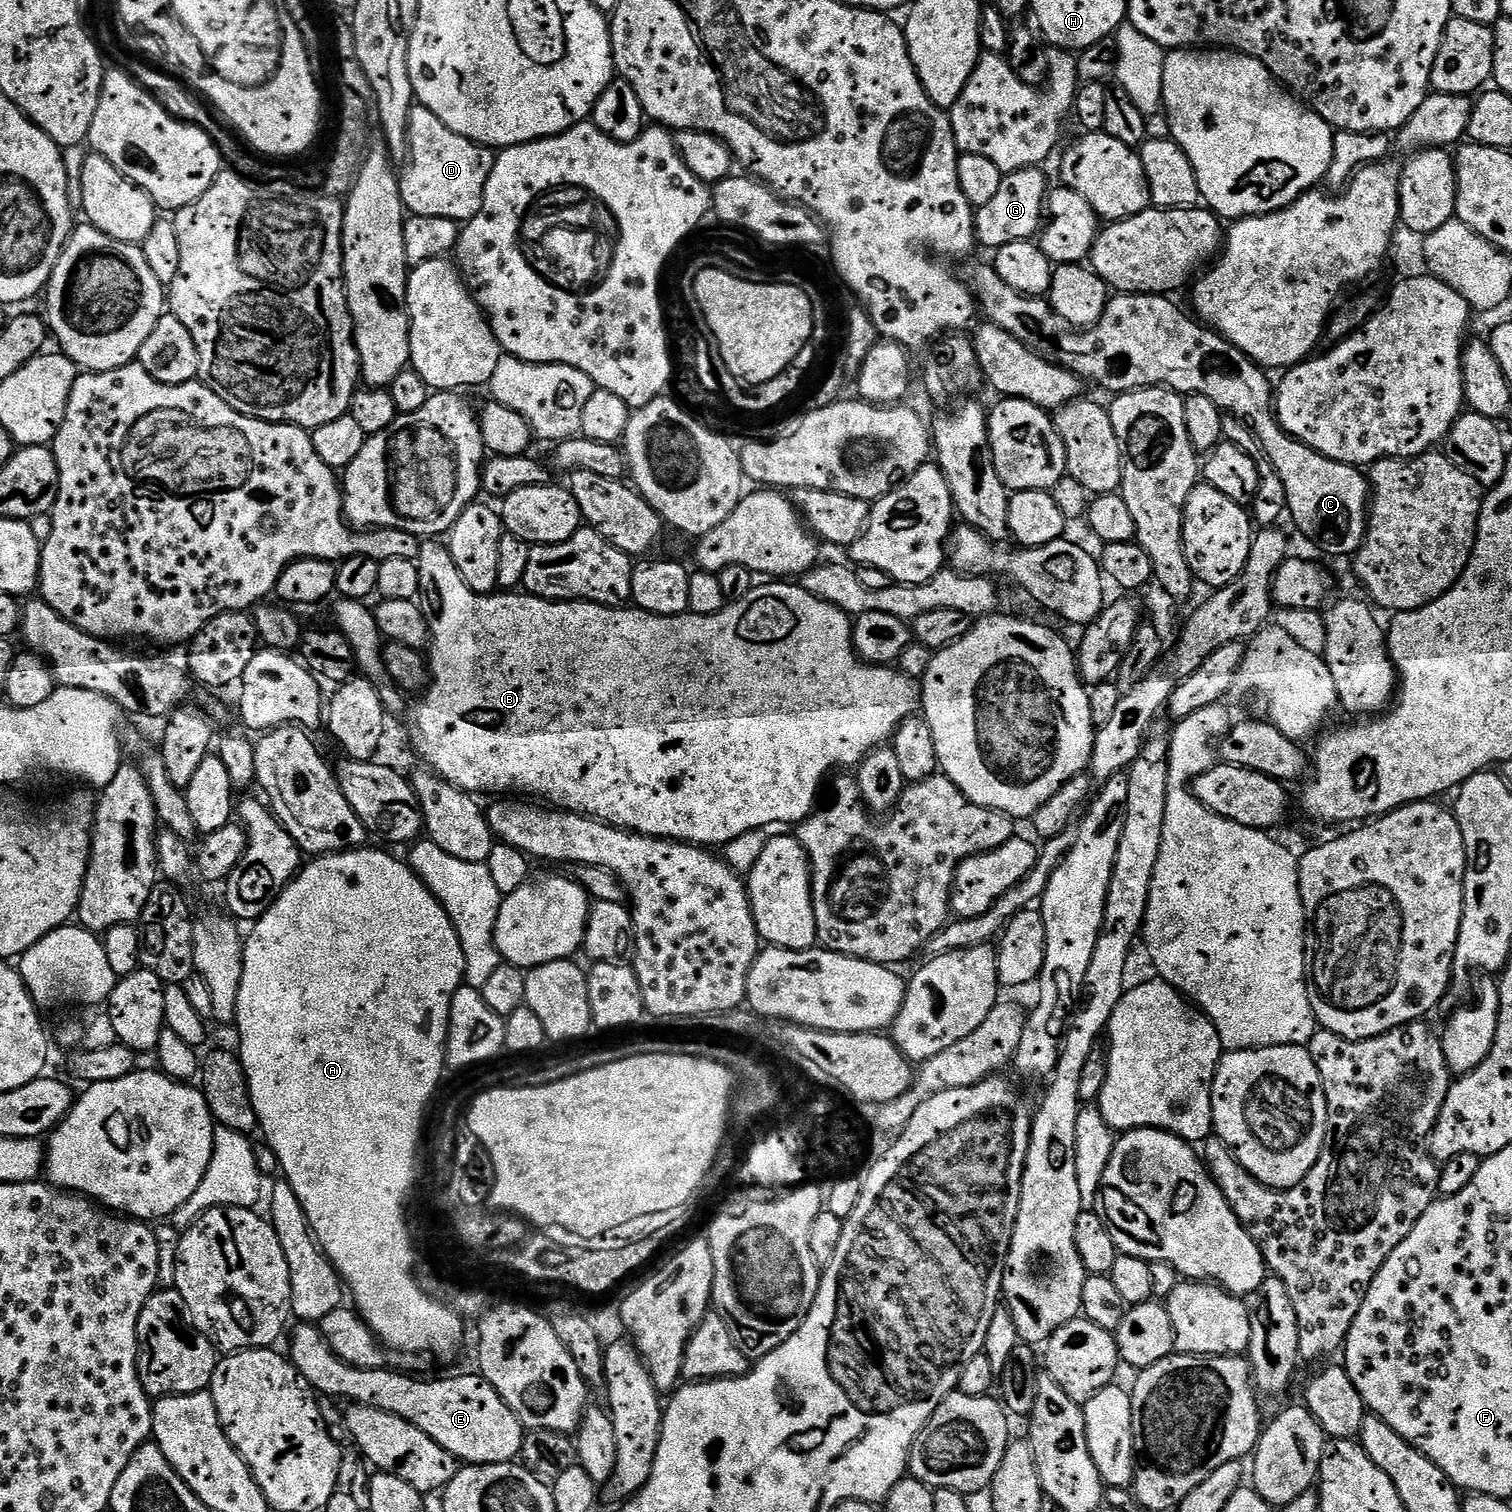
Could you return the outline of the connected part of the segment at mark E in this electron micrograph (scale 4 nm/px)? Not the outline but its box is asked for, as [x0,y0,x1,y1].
[290,1323,526,1465]

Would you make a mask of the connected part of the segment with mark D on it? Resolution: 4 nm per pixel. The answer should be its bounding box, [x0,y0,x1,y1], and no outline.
[399,102,496,222]

